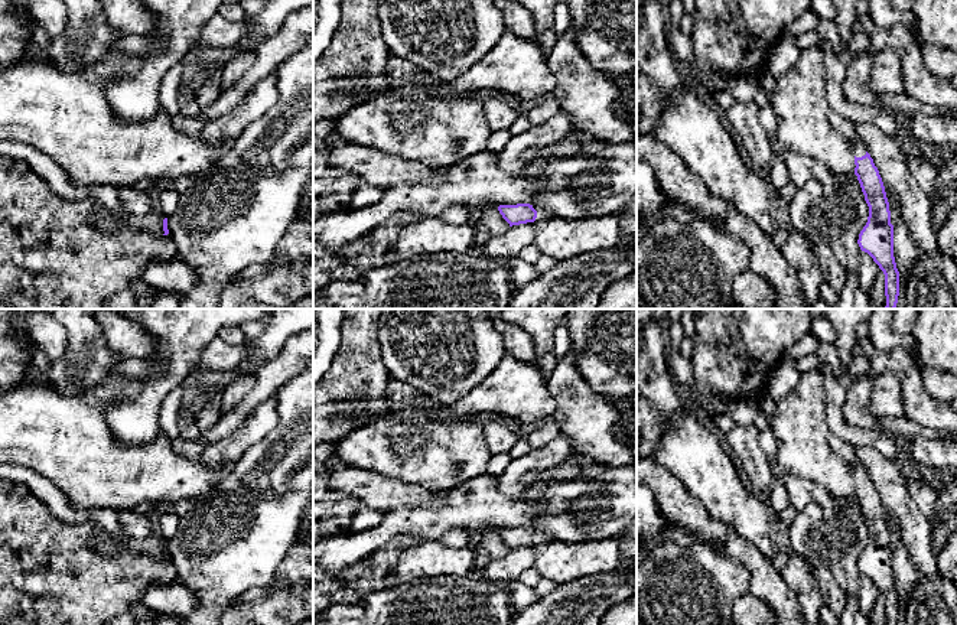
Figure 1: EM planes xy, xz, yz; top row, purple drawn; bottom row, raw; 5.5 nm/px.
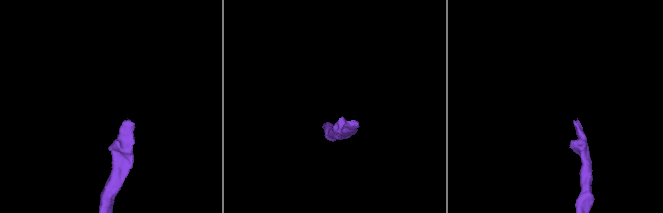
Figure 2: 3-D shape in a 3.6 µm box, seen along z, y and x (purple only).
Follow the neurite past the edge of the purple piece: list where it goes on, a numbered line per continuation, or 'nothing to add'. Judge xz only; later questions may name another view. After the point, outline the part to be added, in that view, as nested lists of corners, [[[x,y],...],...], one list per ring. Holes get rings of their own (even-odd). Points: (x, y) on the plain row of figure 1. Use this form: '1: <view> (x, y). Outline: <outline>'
nothing to add

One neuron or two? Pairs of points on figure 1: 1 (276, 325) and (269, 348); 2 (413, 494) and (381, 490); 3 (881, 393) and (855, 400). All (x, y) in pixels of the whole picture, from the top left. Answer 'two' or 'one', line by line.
1: one
2: one
3: two

